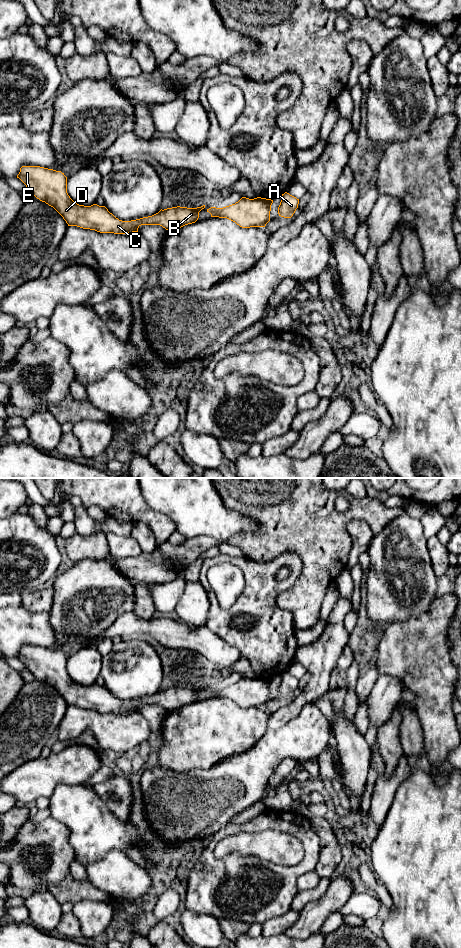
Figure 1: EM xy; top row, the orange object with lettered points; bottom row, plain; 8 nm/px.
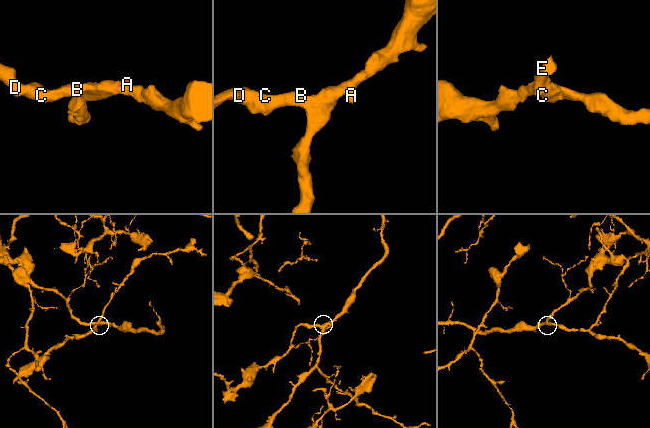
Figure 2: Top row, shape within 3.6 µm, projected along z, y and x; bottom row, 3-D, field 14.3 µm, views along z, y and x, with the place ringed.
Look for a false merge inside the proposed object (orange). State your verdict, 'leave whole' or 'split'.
leave whole

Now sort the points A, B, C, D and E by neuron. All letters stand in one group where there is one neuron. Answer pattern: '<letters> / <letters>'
A B C D E

